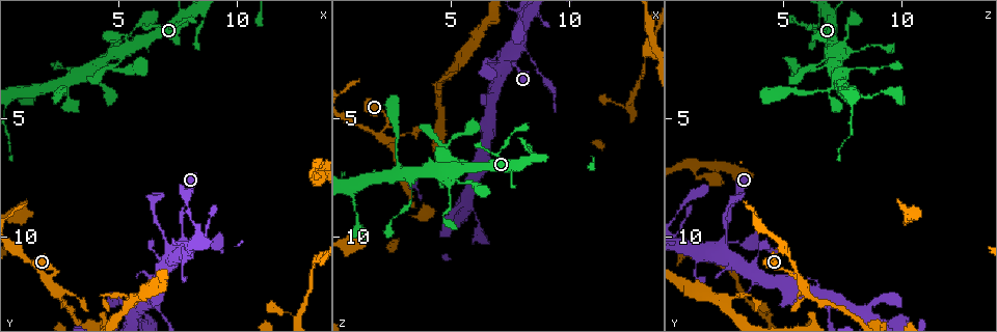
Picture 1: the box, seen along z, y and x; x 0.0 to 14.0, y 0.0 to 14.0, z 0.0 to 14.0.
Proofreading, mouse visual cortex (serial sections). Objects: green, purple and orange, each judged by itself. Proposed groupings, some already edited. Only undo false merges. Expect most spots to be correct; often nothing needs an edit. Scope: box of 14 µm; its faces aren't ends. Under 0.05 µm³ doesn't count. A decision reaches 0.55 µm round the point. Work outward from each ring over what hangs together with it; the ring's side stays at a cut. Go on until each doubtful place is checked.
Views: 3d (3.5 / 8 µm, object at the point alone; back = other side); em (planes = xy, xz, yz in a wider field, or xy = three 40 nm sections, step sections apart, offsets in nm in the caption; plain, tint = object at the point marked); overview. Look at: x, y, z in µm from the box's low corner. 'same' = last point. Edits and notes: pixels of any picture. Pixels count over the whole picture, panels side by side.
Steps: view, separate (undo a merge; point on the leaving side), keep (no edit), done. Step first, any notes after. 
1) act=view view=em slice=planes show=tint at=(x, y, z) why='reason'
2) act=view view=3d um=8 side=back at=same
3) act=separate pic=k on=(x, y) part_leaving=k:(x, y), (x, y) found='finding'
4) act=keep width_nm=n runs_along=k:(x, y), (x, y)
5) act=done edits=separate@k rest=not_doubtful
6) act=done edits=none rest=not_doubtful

act=view view=3d um=3.5 at=(2.1, 11.8, 5.6) why='arms part here'

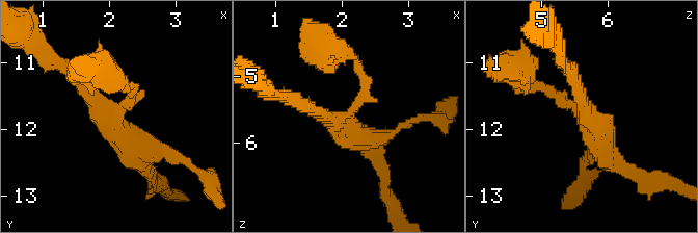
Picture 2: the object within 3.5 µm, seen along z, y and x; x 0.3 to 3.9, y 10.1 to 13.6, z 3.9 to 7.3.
act=view view=em slice=xy step=5 show=tint at=(2.05, 11.75, 5.60) arms=3 arm_widths_nm=150,200,350 why='now the EM'

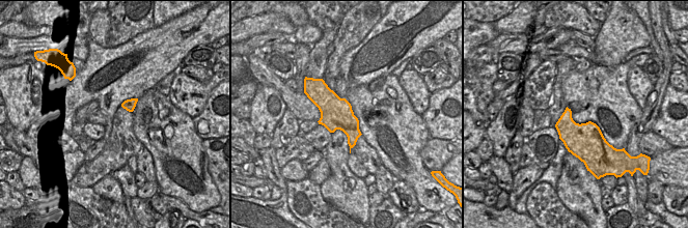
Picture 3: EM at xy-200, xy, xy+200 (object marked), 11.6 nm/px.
act=keep runs_along=2:(532, 86), (580, 111), (617, 166) found='continuous, no second cell'

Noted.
act=view view=em slice=xy step=1 show=tint at=(2.8, 3.5, 7.4)

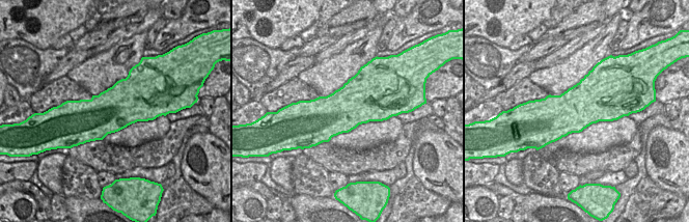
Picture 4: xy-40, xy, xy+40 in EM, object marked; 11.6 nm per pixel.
act=view view=3d um=3.5 at=same

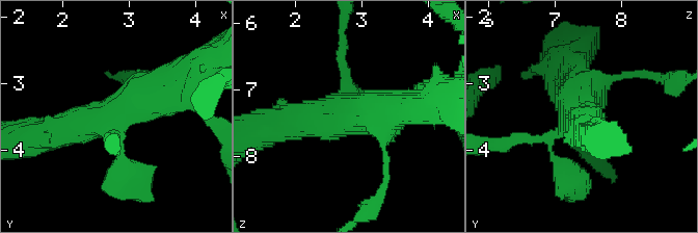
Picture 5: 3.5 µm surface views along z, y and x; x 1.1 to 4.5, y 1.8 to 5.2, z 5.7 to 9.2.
act=keep arms=4 arm_widths_nm=150,200,450,500 runs_along=5:(177, 76), (142, 102), (56, 131) found='continuous, no second cell'

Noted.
act=view view=3d um=8 at=(7.6, 10.4, 2.5) why='abrupt turn'

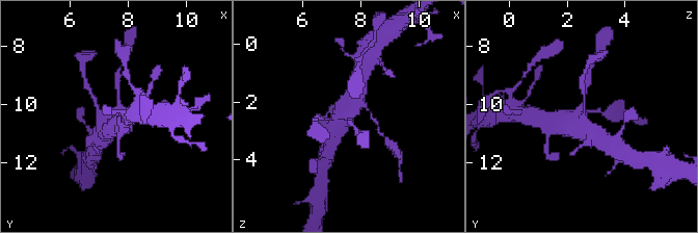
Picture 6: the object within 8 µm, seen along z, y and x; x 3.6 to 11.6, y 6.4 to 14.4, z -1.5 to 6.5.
act=view view=em slice=planes show=tint at=(7.6, 10.4, 2.4) why='now the EM'

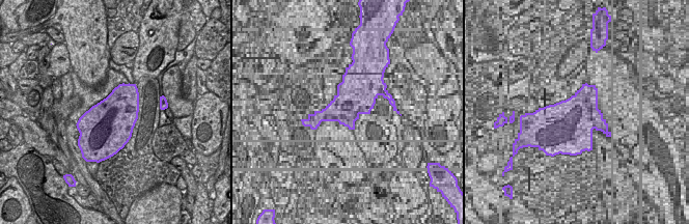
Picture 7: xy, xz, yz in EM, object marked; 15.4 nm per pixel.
act=keep runs_along=6:(117, 87), (118, 110), (105, 136) found='all the same cell'

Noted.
act=done edits=none rest=not_doubtful

